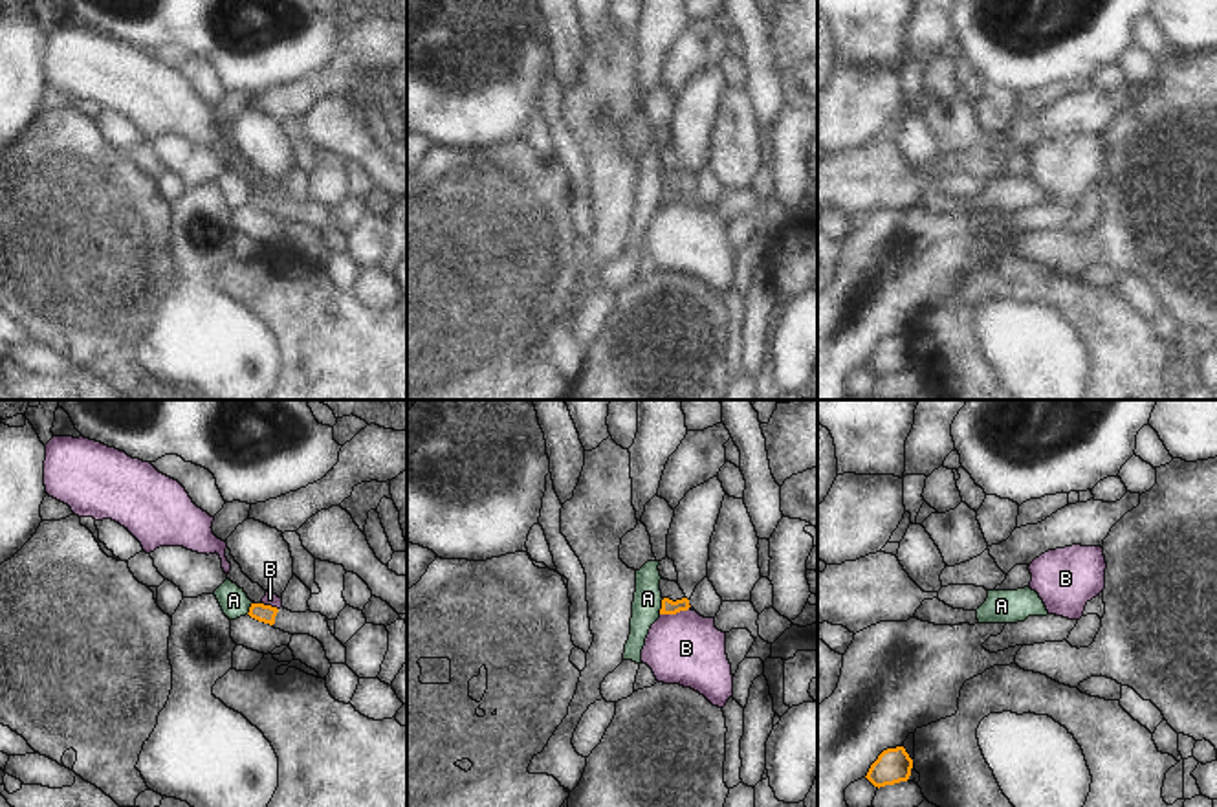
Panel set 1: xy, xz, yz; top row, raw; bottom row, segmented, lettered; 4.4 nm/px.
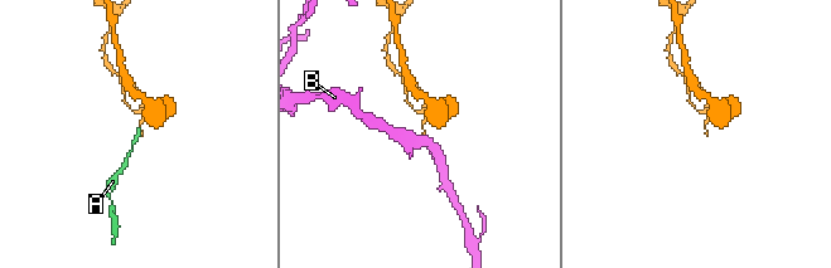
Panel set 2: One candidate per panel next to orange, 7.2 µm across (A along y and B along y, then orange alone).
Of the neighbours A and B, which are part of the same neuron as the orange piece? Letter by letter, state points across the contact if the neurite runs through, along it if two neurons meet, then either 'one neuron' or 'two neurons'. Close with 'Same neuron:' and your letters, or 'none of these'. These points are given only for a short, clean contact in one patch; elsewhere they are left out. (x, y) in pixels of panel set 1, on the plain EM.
A: along xz (664, 187), (658, 202) | two neurons
B: along xz (688, 197), (660, 204) | two neurons
Same neuron: none of these

